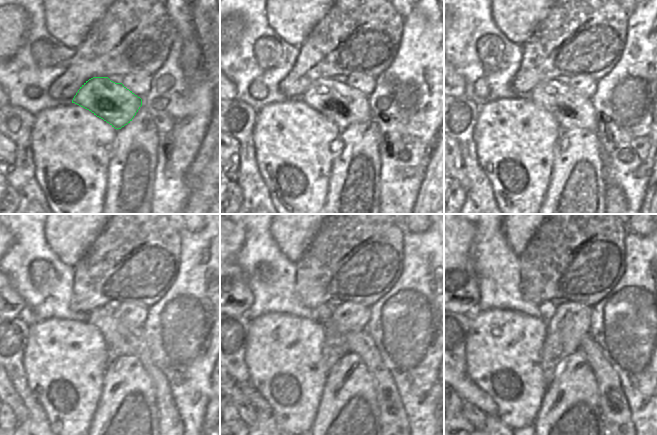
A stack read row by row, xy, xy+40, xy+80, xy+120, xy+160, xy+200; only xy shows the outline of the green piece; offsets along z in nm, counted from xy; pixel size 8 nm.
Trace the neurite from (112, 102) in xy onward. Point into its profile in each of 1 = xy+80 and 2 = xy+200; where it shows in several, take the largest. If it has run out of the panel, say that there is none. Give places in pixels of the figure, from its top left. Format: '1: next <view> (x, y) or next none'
1: next xy+80 (570, 110)
2: next xy+200 (616, 416)

